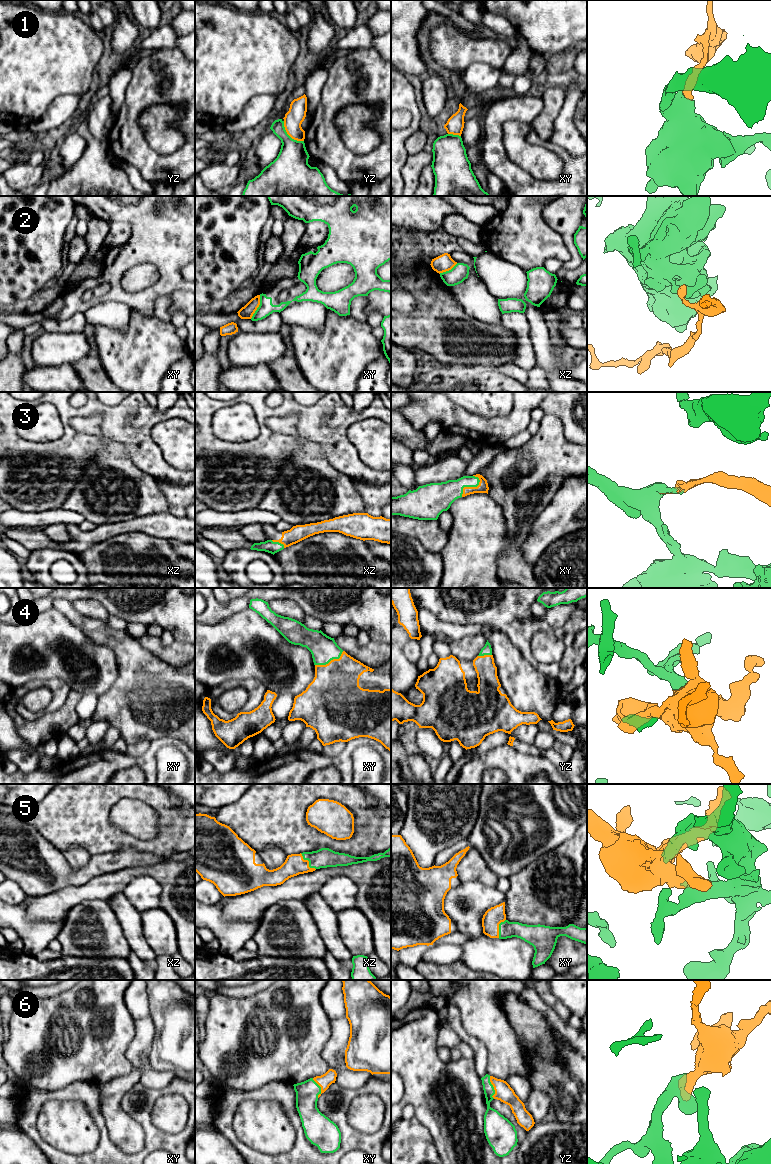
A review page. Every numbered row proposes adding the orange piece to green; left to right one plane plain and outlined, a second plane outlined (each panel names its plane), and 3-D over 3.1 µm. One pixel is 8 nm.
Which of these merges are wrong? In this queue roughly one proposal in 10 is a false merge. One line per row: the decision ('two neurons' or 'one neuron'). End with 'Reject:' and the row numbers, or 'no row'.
1: two neurons
2: two neurons
3: one neuron
4: one neuron
5: one neuron
6: one neuron
Reject: 1, 2

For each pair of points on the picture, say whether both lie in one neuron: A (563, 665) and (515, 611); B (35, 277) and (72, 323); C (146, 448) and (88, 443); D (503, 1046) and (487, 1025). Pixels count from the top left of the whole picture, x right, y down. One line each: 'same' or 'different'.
A: same
B: different
C: same
D: same

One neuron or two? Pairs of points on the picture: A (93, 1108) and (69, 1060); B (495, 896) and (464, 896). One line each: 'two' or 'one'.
A: two
B: one

